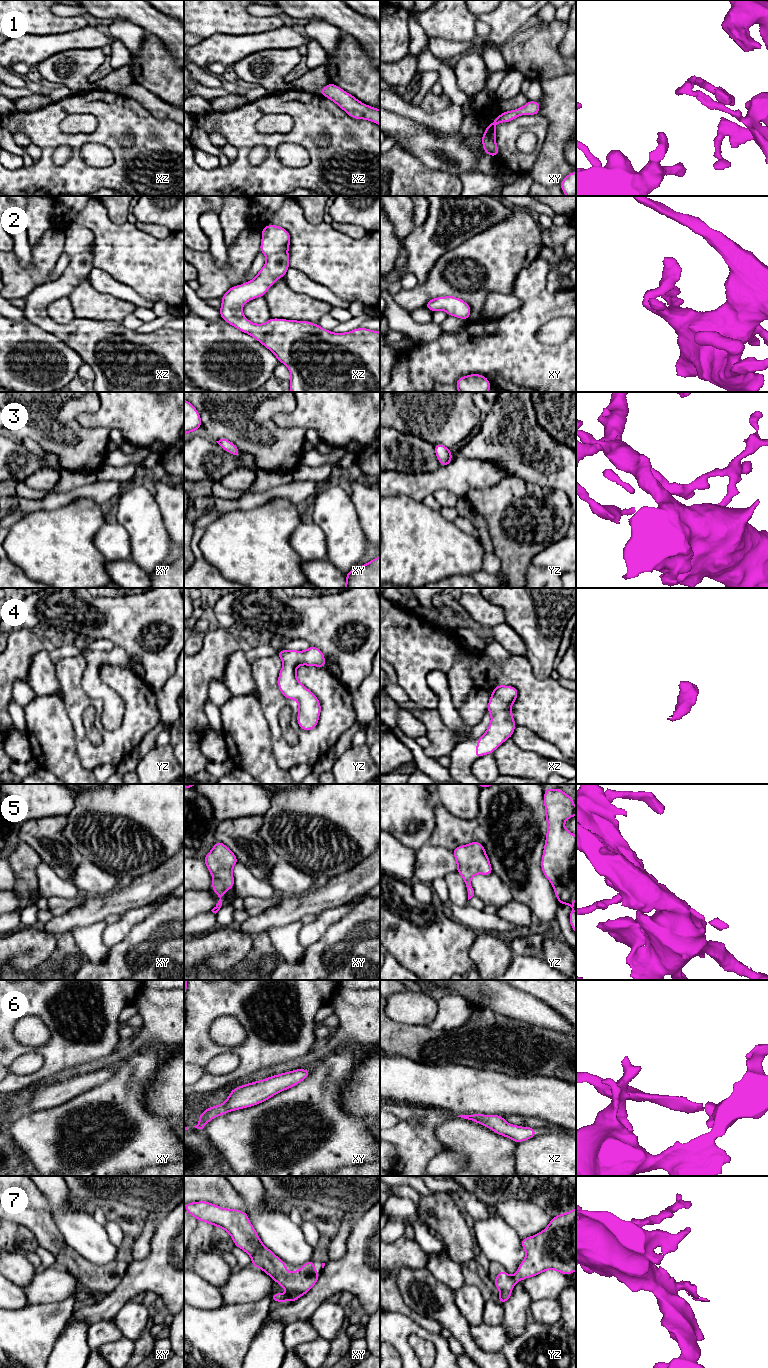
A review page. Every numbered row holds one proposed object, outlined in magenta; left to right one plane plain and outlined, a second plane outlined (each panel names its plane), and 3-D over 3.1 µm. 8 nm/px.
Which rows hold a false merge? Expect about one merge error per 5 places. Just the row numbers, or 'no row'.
no row

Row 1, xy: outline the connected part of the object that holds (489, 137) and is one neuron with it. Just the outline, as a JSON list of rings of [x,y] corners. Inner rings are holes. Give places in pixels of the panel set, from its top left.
[[[528,101],[523,107],[515,110],[510,110],[498,115],[490,125],[486,127],[482,135],[483,149],[486,154],[496,157],[499,155],[499,149],[496,145],[496,130],[495,125],[502,122],[511,122],[520,115],[538,115],[540,104],[538,101]]]

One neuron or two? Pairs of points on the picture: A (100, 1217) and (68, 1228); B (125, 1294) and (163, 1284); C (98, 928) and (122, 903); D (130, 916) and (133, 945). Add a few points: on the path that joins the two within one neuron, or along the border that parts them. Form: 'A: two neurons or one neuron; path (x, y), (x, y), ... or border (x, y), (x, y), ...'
A: two neurons; border (92, 1215), (103, 1227)
B: one neuron; path (134, 1285), (154, 1284)
C: two neurons; border (104, 919), (81, 926)
D: two neurons; border (149, 914), (138, 922), (120, 941), (113, 944)

